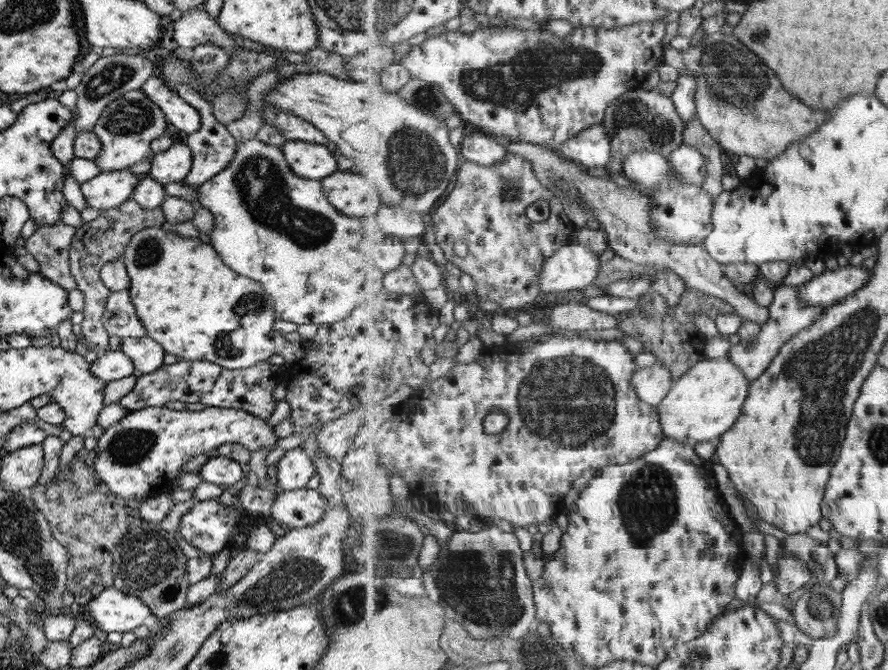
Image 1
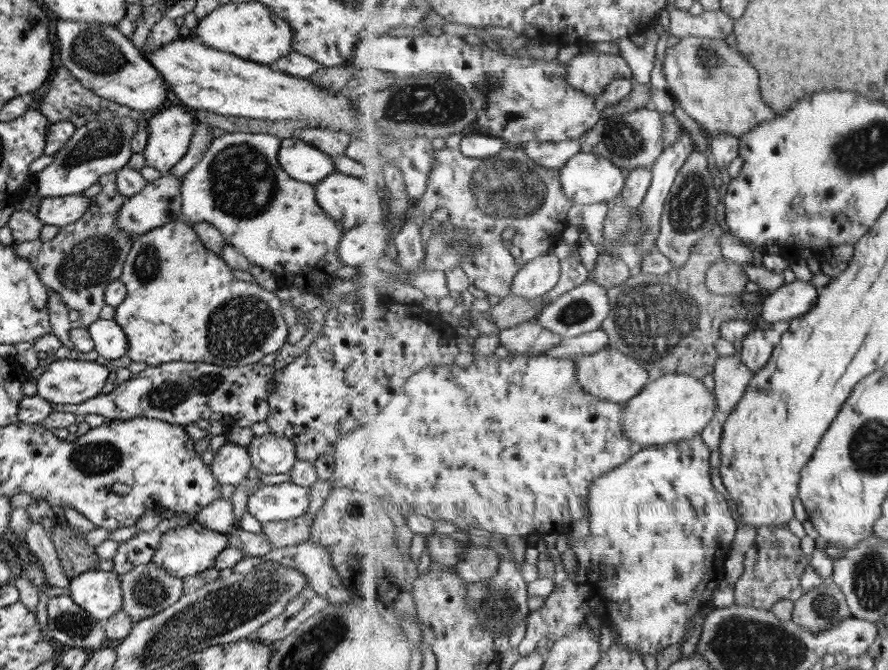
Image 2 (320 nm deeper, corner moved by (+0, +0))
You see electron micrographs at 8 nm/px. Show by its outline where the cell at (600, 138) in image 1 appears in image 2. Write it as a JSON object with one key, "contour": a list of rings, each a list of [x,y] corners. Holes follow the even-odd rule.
{"contour":[[[578,139],[563,142],[531,141],[520,147],[540,166],[559,170],[575,153],[582,151],[582,143]]]}

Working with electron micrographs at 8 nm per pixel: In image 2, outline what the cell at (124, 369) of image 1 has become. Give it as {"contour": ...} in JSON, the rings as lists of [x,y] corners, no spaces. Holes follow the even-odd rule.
{"contour":[[[56,359],[37,378],[38,398],[53,405],[75,405],[99,395],[109,376],[106,365],[77,359]]]}

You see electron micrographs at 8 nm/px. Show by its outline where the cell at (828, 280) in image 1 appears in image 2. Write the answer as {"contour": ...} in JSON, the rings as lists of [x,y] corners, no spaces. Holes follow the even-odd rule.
{"contour":[[[796,279],[770,292],[762,302],[761,316],[769,322],[792,321],[807,314],[819,298],[817,288],[810,282]]]}

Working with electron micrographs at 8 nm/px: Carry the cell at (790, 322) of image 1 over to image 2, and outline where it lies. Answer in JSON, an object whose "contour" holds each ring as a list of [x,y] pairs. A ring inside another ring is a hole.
{"contour":[[[721,356],[714,371],[714,392],[717,397],[718,414],[729,416],[748,390],[754,373],[743,363],[742,357]]]}

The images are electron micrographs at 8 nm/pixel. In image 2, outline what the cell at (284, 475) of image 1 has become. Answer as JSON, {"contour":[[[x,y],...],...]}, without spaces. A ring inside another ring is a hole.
{"contour":[[[273,433],[254,436],[246,450],[251,466],[263,474],[286,474],[296,461],[293,444]]]}

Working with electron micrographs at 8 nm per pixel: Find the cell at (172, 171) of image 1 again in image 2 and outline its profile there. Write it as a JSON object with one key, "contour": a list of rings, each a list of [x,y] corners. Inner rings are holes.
{"contour":[[[178,105],[161,107],[151,114],[143,115],[142,128],[147,131],[147,140],[141,153],[145,166],[155,168],[161,174],[167,173],[185,154],[195,127],[196,118],[191,116],[190,109]]]}

